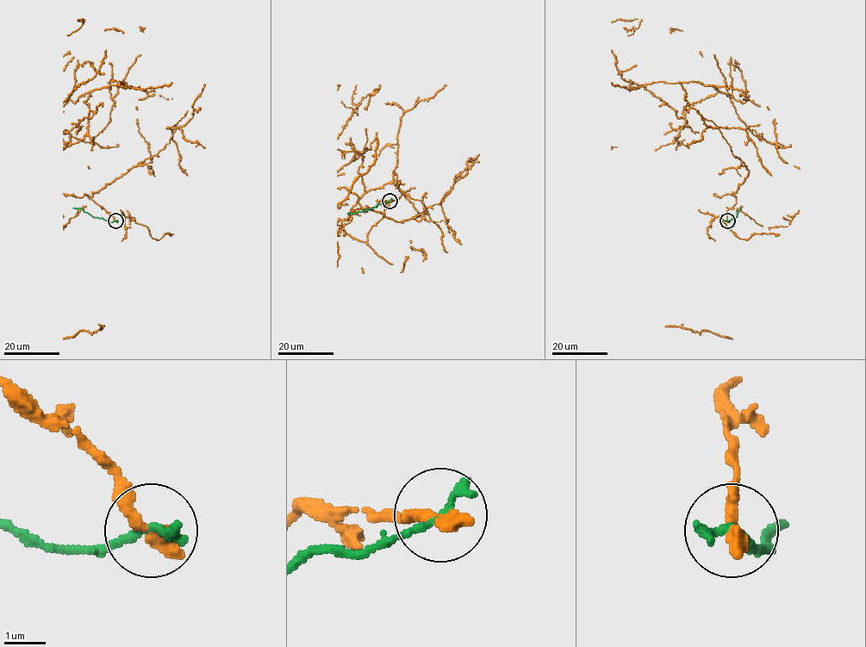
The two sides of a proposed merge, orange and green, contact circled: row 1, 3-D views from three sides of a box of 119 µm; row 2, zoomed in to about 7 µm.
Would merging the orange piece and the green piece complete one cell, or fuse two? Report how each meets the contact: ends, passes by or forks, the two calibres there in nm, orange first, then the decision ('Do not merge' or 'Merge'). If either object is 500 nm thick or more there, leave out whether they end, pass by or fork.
At the ring orange ends. At the ring green ends. Thickness 440 nm (orange) against 280 nm. Do not merge

